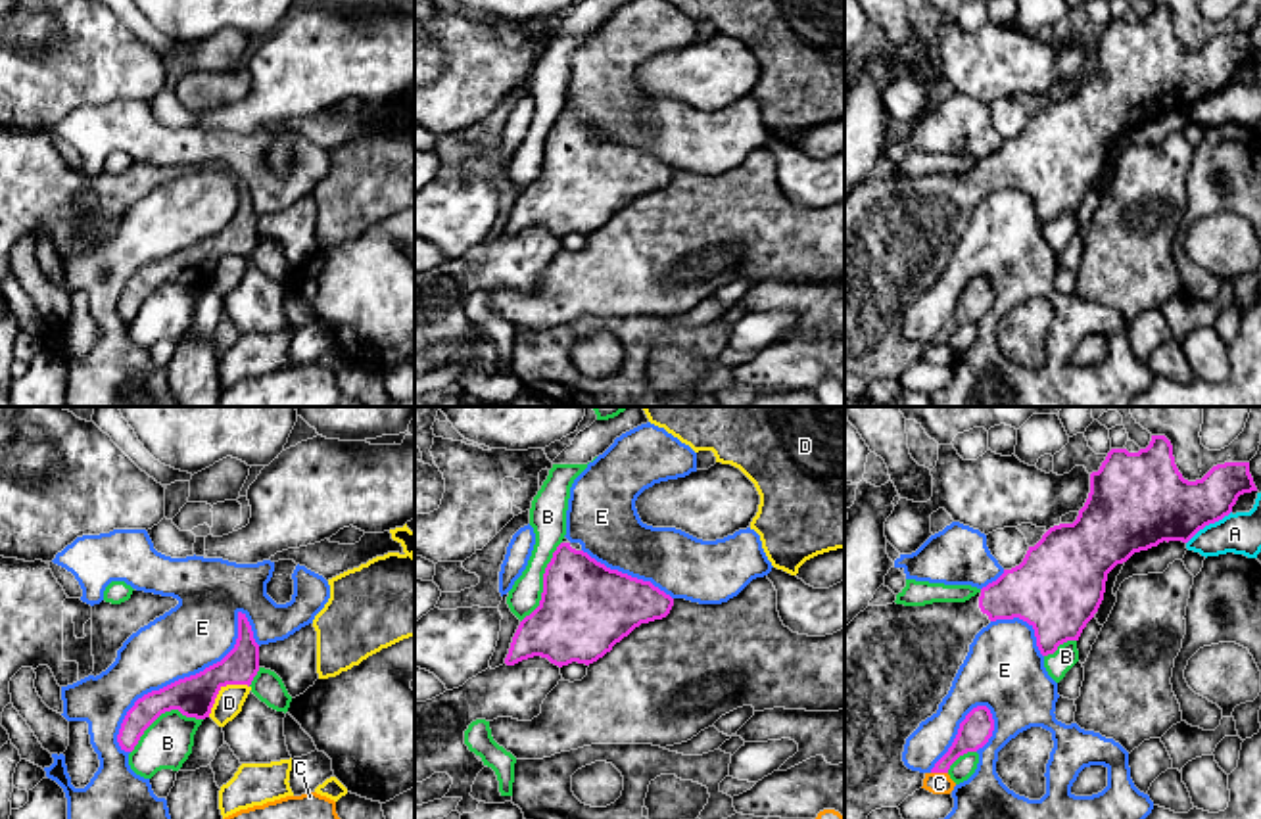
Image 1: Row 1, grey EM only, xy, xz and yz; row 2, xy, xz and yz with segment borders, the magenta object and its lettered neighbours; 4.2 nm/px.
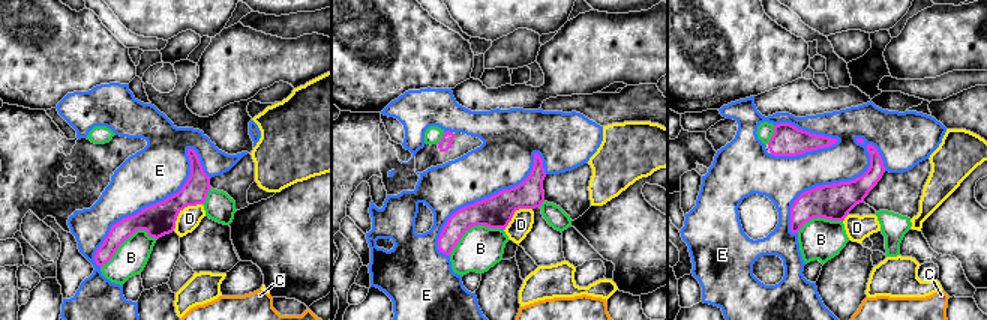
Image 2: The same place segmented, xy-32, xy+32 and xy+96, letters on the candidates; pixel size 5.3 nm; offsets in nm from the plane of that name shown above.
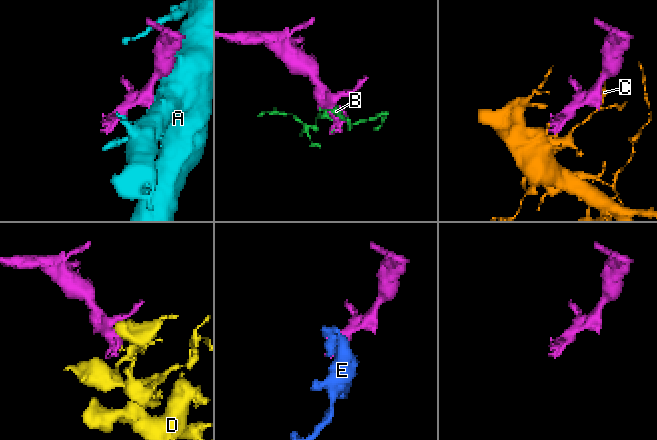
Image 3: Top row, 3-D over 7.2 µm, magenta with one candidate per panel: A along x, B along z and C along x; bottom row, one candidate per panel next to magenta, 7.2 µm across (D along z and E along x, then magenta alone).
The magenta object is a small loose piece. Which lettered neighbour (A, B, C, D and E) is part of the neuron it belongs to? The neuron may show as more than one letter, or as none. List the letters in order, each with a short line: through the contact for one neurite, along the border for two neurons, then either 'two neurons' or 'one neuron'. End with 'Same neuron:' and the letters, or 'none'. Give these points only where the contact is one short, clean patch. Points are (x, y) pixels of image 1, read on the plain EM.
A: two neurons
B: two neurons
C: line yz (931, 342), (947, 344); two neurons
D: line xy (248, 256), (225, 256), (208, 286); two neurons
E: two neurons
Same neuron: none

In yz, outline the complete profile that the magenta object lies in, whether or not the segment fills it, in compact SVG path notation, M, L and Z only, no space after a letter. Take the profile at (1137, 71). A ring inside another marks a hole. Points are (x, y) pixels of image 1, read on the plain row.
M1152 6L1146 19L1111 19L1073 94L1050 98L1029 117L1023 132L983 157L965 173L925 176L868 176L845 198L845 403L864 395L881 378L898 378L923 357L925 343L902 332L906 309L937 284L964 234L975 205L996 190L1019 188L1035 199L1042 226L1079 211L1098 182L1107 144L1134 123L1163 111L1188 113L1200 100L1232 82L1238 67L1257 61L1249 33L1213 36L1202 50L1188 52L1175 35L1165 6Z

